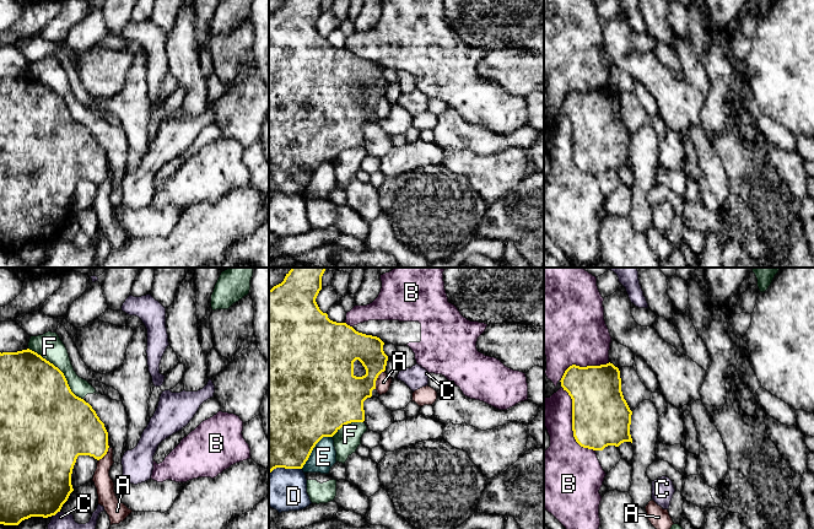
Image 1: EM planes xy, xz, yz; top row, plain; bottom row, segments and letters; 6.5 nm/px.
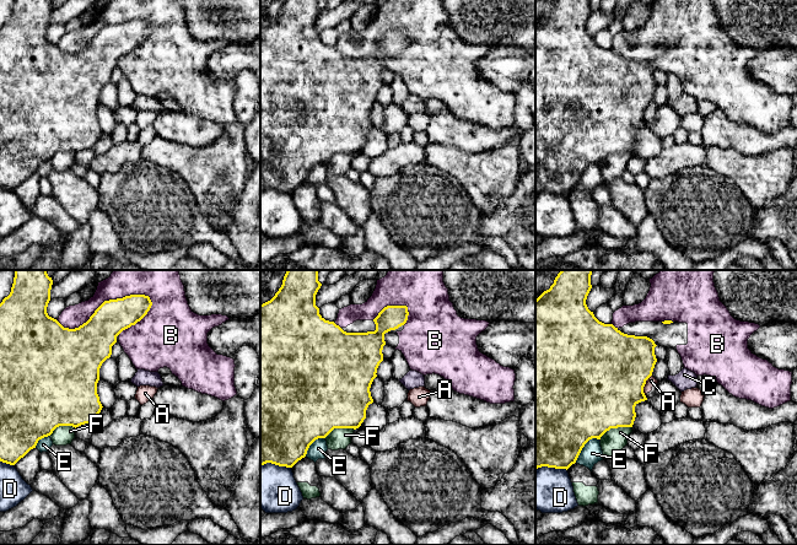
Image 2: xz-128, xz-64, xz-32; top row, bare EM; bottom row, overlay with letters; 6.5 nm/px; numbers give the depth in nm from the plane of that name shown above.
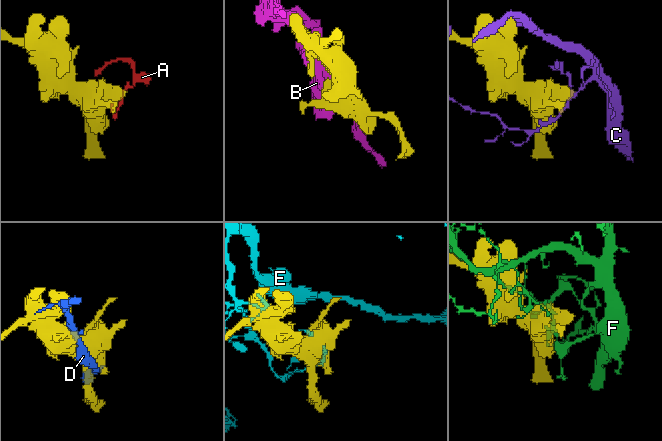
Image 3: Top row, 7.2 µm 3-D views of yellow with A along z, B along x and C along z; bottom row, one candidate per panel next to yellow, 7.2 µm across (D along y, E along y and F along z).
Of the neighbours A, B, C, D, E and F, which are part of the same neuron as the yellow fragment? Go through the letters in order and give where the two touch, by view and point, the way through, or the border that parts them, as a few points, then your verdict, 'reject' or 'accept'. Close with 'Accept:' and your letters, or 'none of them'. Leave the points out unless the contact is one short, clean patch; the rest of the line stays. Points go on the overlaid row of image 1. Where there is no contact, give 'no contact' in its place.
A: xz (376, 379) | along xz (384, 370), (378, 376), (375, 388) | reject
B: yz (572, 424) | reject
C: xy (55, 513) | reject
D: xz (285, 468) | reject
E: xz (313, 447) | reject
F: xy (60, 371) | reject
Accept: none of them

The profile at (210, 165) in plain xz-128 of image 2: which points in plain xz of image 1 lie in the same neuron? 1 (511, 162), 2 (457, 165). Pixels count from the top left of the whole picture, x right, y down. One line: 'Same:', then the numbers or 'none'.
Same: 1, 2

